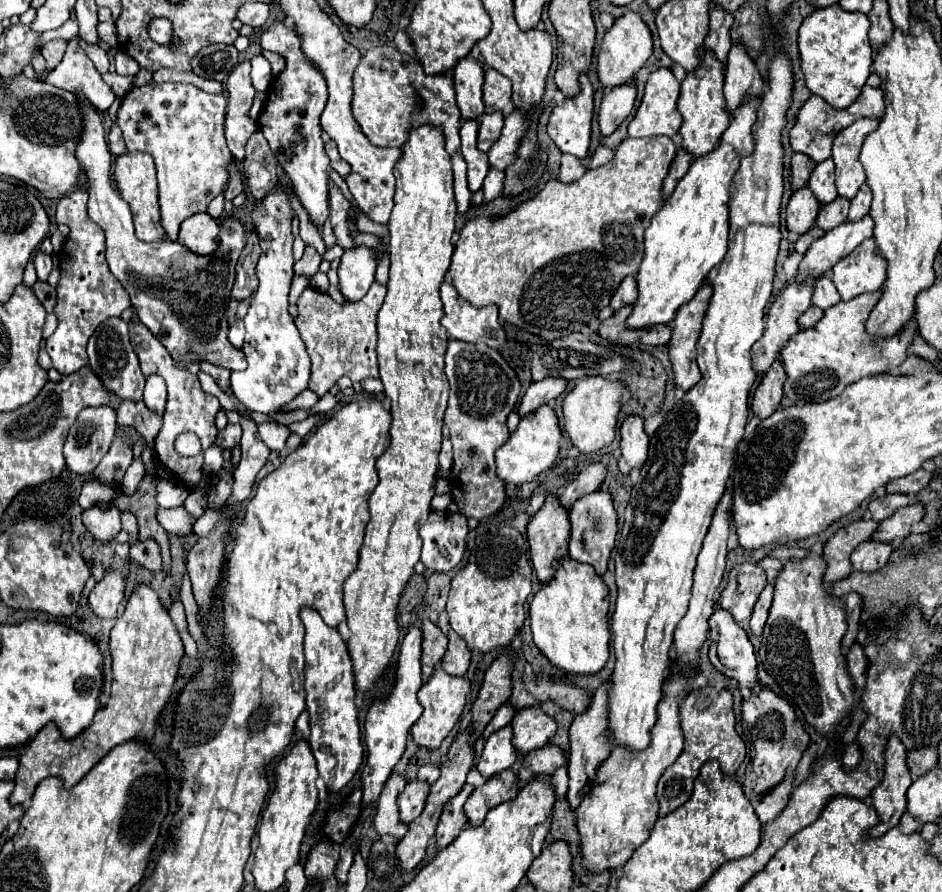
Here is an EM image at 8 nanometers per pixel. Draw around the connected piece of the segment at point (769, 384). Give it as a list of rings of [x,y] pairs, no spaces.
[[[776,360],[776,364],[766,372],[766,376],[762,378],[762,382],[758,384],[758,388],[752,396],[752,410],[760,420],[764,420],[776,412],[776,408],[784,396],[782,384],[784,384],[784,368],[782,368],[780,360]]]

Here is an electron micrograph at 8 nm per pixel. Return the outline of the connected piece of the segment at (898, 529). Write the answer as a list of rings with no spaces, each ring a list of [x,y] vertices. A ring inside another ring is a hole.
[[[918,502],[896,510],[890,518],[878,522],[878,528],[874,530],[872,540],[874,542],[888,542],[888,544],[894,542],[896,538],[904,540],[908,536],[908,532],[910,532],[910,526],[914,522],[922,520],[922,514],[924,514],[924,506],[918,504]]]

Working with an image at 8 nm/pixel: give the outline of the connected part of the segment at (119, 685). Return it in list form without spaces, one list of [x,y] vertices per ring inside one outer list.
[[[138,586],[130,596],[124,612],[116,618],[110,634],[112,652],[112,694],[108,706],[98,710],[90,728],[86,728],[74,740],[64,740],[54,724],[44,726],[28,744],[18,760],[18,772],[14,778],[14,792],[10,794],[10,804],[24,804],[32,798],[36,786],[48,778],[62,778],[64,788],[76,786],[94,764],[98,764],[114,746],[128,740],[150,740],[158,714],[172,694],[176,682],[178,664],[184,654],[178,630],[160,604],[158,594],[150,586]]]

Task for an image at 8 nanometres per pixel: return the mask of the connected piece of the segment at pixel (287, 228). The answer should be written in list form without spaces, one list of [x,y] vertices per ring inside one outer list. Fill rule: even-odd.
[[[276,186],[252,212],[254,228],[260,238],[262,256],[256,266],[258,292],[254,292],[248,314],[244,316],[246,338],[242,352],[248,360],[244,372],[230,374],[230,388],[234,396],[254,412],[278,412],[282,404],[292,402],[302,390],[306,390],[310,380],[310,358],[306,354],[304,342],[294,326],[292,316],[288,314],[288,290],[294,276],[294,258],[292,258],[292,218],[294,212],[288,202],[288,194]]]

